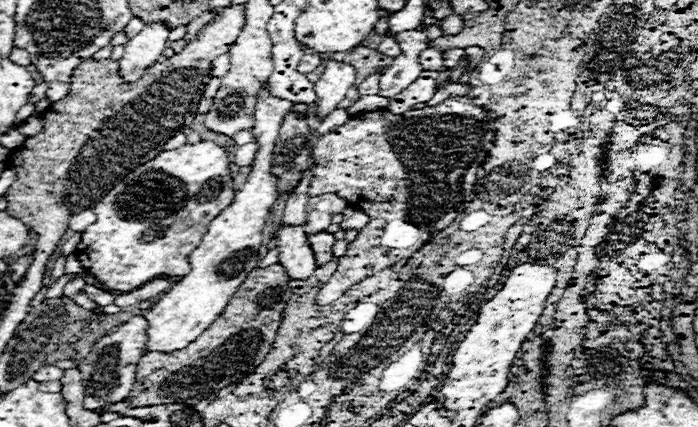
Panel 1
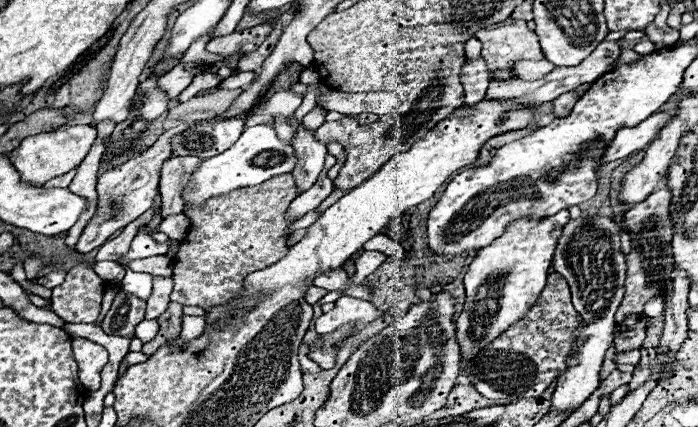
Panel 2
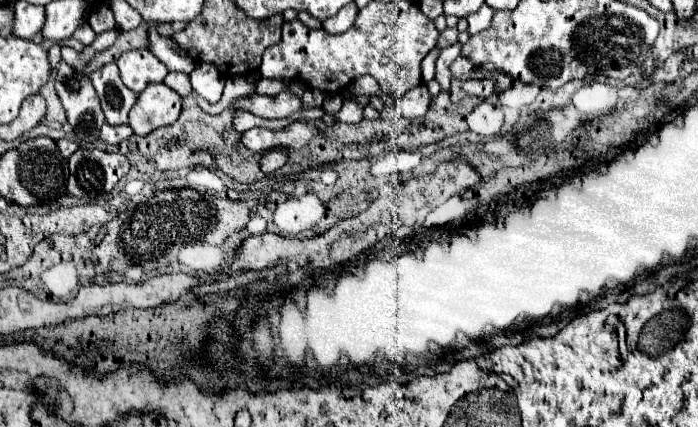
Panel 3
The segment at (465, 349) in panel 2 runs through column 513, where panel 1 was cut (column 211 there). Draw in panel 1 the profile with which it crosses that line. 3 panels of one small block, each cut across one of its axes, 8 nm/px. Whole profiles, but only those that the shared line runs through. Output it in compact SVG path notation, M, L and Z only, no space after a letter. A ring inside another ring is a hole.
M266 86L262 88L256 104L256 124L252 128L258 152L252 164L248 180L236 192L232 204L208 224L208 232L202 244L190 254L190 274L176 282L160 302L144 312L148 318L148 346L146 352L176 352L194 342L228 306L232 294L246 280L258 264L258 248L262 244L262 228L270 206L276 202L276 178L270 176L272 150L278 138L280 124L292 102L270 96Z

